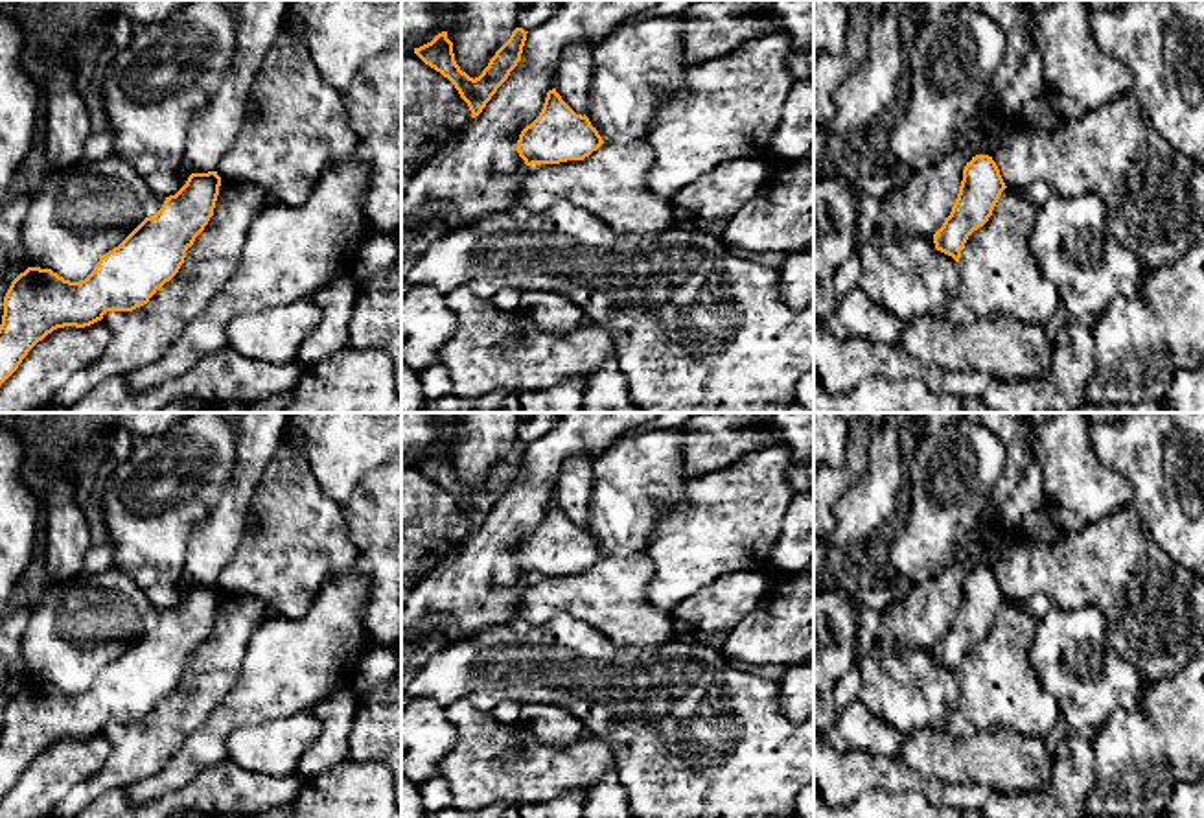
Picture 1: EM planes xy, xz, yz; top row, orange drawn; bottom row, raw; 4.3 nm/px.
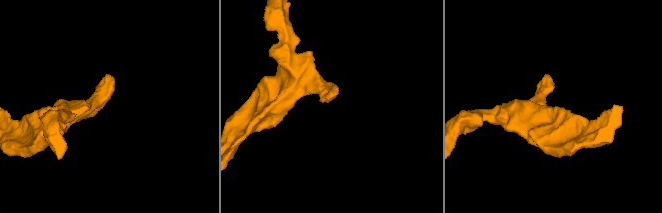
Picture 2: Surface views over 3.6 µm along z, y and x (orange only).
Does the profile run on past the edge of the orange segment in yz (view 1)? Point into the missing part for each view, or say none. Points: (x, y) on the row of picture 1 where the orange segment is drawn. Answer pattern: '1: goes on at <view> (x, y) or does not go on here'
1: does not go on here

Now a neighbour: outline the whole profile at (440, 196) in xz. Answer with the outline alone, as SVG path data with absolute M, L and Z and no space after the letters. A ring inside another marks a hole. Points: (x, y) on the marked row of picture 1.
M563 0L560 9L527 33L521 61L497 88L482 112L471 118L451 140L429 157L401 192L401 280L420 254L438 236L468 225L486 214L515 206L519 177L528 168L515 146L521 131L541 112L547 92L556 87L556 64L567 46L604 41L633 15L661 0Z

